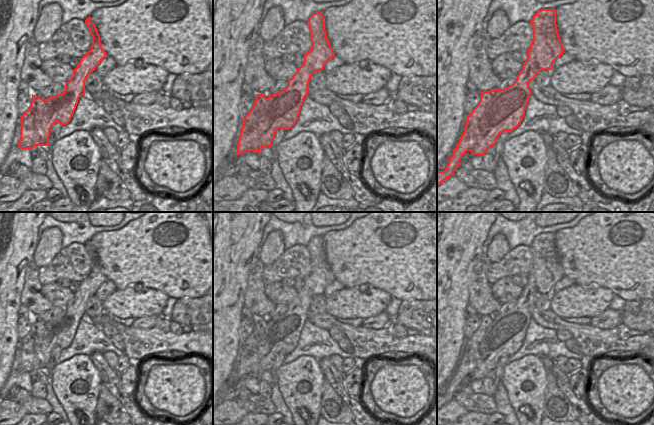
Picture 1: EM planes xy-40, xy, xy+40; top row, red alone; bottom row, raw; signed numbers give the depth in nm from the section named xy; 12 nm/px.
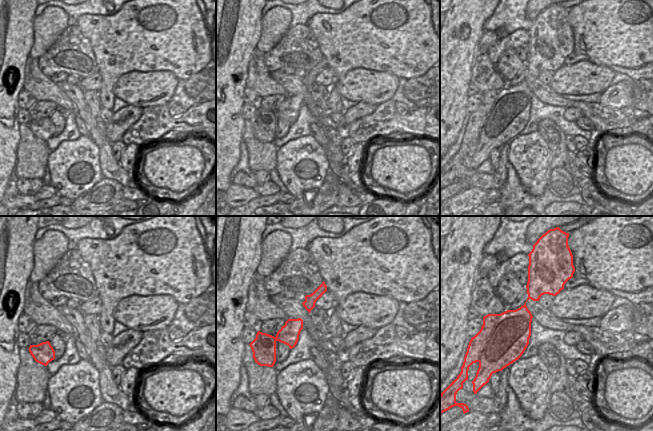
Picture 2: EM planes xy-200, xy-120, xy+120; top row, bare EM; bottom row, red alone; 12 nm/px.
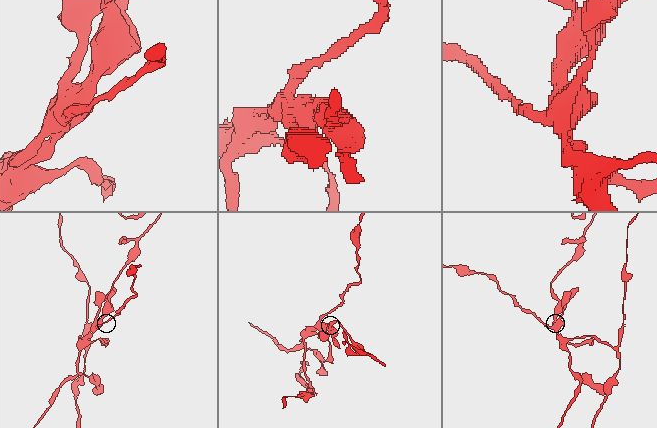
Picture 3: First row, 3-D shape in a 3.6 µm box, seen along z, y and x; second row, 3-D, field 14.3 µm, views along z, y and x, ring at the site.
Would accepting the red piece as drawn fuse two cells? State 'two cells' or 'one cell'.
two cells

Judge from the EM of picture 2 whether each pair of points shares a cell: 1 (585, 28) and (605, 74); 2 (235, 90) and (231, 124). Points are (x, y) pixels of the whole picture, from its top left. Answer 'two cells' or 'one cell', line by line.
1: two cells
2: one cell

